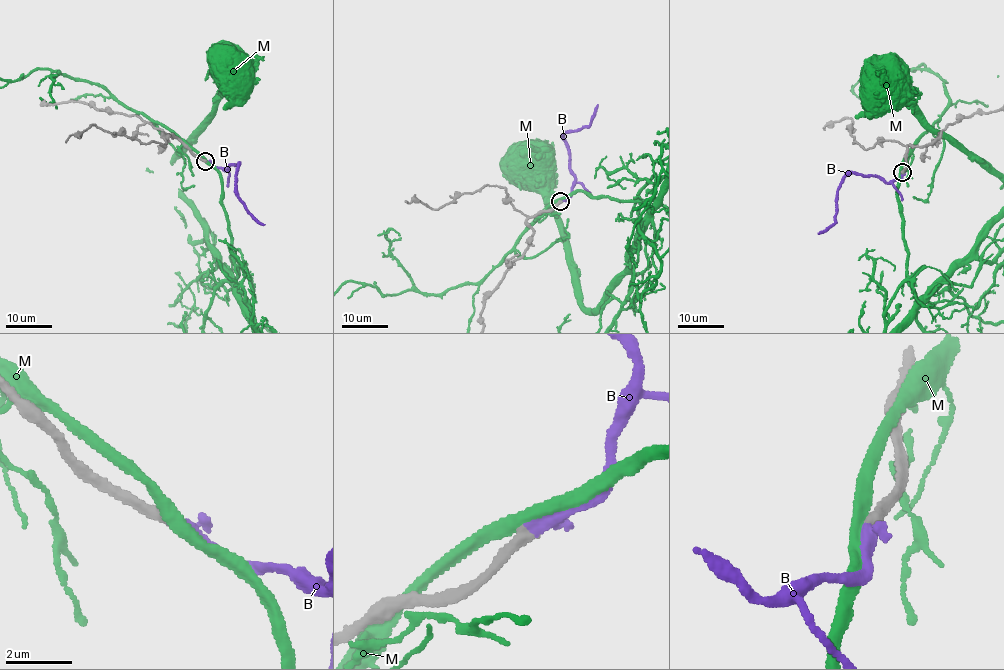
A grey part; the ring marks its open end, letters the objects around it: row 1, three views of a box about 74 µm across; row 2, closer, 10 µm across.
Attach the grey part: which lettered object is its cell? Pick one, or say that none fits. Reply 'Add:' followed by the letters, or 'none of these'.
Add: B

